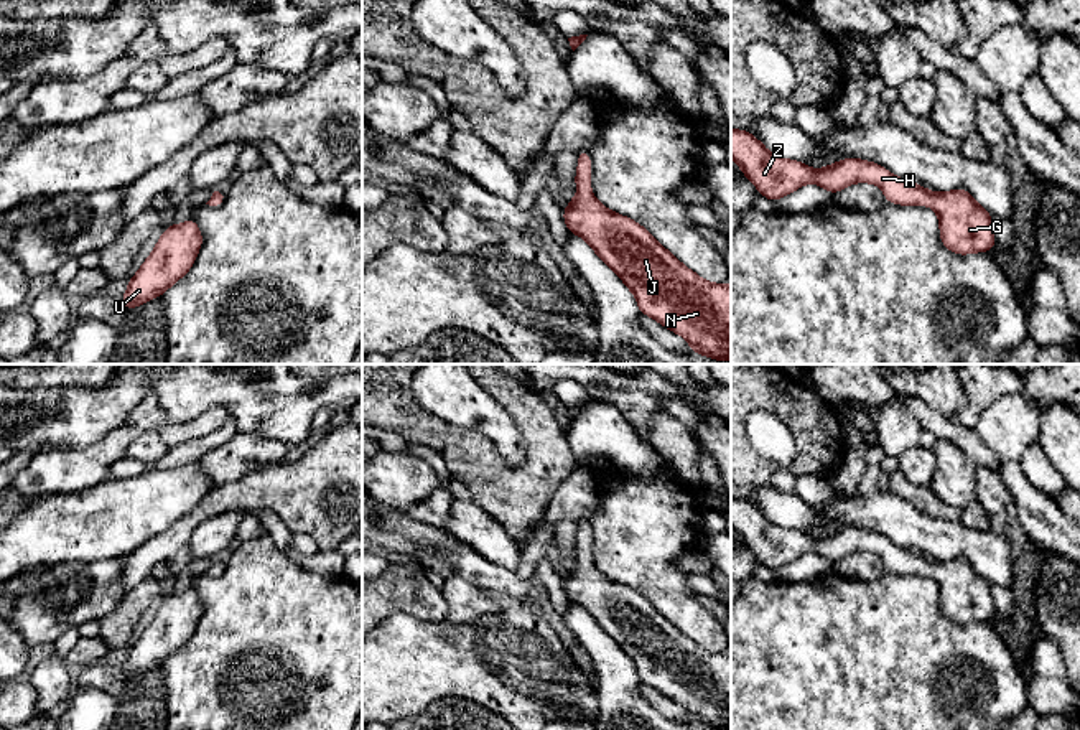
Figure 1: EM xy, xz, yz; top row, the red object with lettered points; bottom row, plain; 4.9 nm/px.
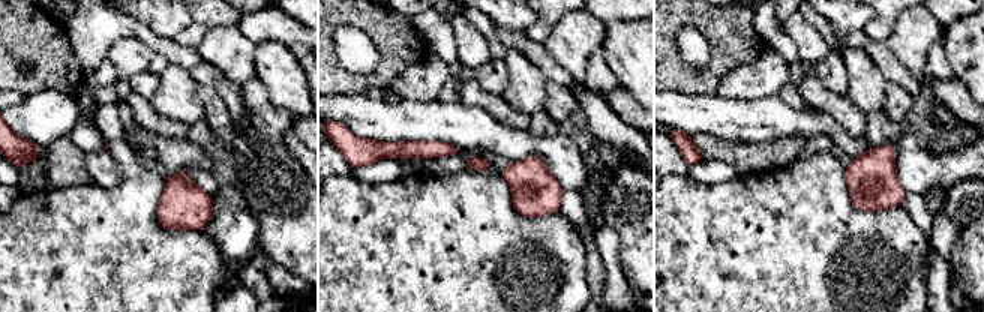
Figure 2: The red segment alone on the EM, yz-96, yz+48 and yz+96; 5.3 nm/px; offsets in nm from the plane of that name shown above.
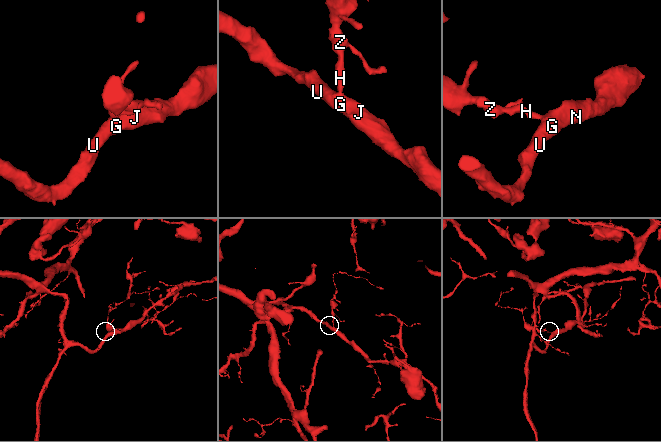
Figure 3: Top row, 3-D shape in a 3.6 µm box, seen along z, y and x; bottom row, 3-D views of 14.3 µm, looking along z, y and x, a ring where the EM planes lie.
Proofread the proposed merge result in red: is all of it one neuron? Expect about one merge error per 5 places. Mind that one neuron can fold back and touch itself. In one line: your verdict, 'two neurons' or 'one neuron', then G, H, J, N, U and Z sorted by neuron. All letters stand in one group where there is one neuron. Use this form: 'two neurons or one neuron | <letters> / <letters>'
one neuron | G H J N U Z

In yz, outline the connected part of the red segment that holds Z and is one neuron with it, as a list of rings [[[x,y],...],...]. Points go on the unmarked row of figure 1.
[[[731,498],[731,527],[741,536],[759,564],[777,570],[803,554],[815,552],[831,564],[853,552],[873,552],[882,557],[887,572],[902,575],[929,573],[938,583],[942,613],[960,625],[994,618],[991,583],[971,564],[957,557],[935,562],[905,550],[878,532],[843,527],[820,539],[807,532],[772,524],[751,501]]]

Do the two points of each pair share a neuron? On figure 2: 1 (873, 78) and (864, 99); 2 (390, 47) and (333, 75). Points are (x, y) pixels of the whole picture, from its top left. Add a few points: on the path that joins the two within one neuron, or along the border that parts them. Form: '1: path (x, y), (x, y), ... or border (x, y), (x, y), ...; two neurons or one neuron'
1: path (869, 83), (866, 95); one neuron
2: path (389, 65), (374, 80), (351, 81); one neuron

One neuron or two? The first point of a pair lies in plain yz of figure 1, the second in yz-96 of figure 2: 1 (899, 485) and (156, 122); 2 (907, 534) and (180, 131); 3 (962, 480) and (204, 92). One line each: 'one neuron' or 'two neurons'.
1: one neuron
2: two neurons
3: two neurons

